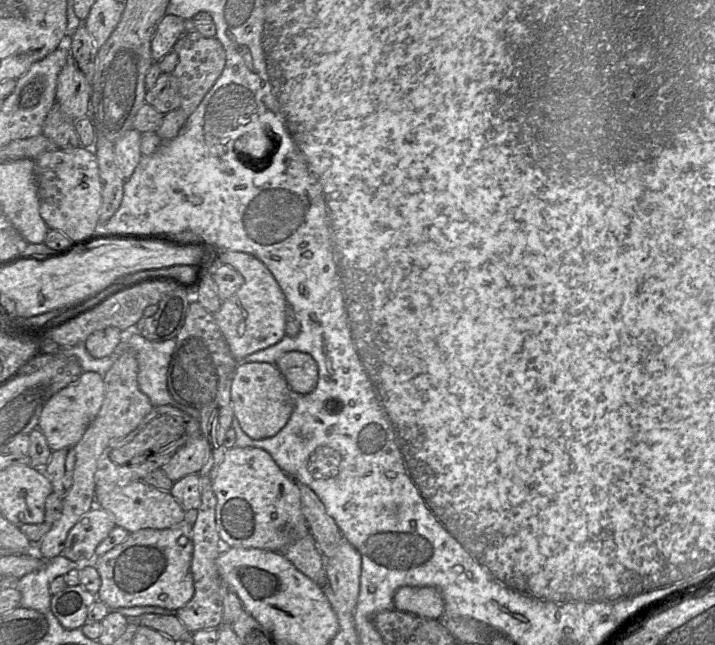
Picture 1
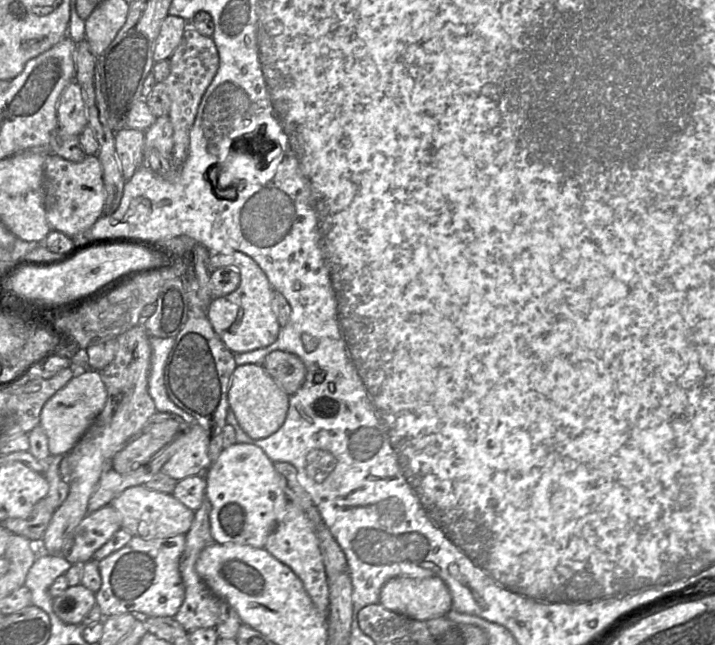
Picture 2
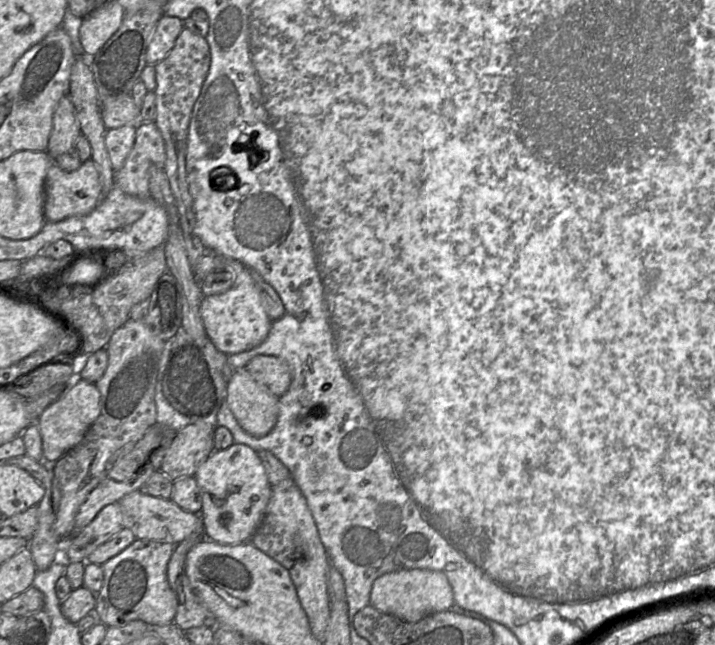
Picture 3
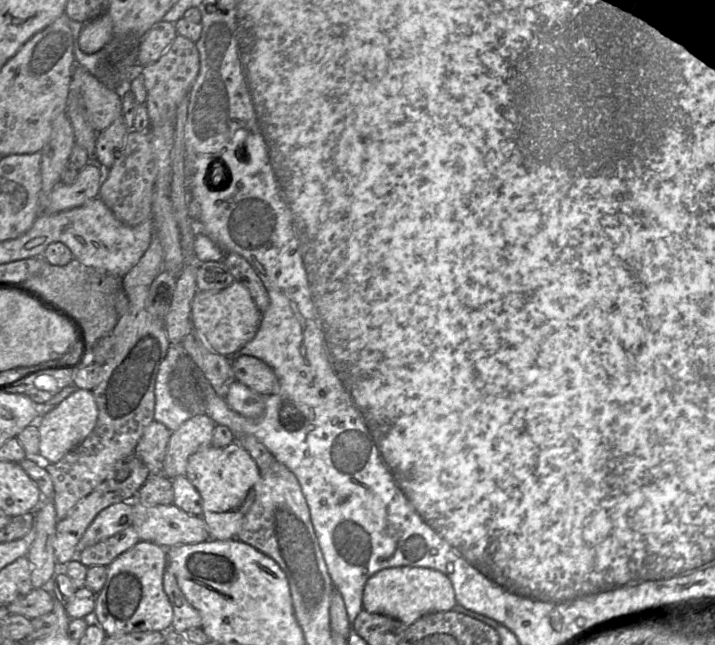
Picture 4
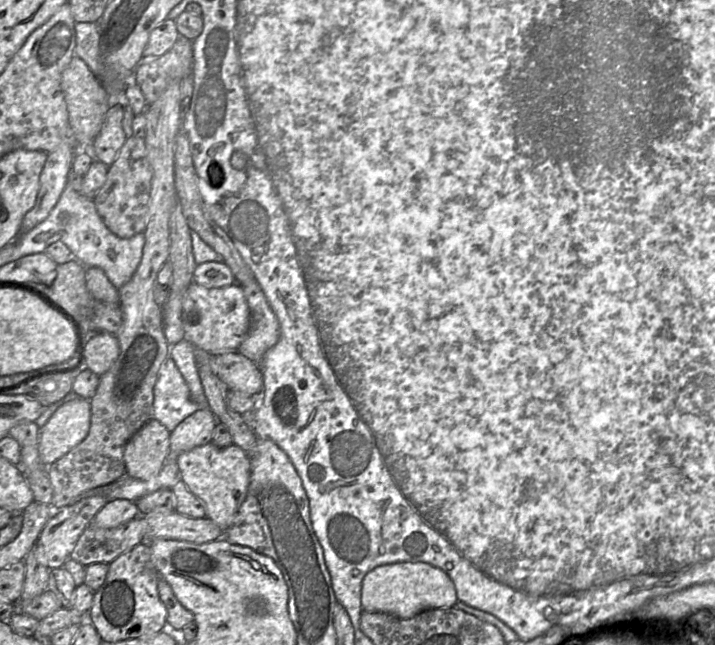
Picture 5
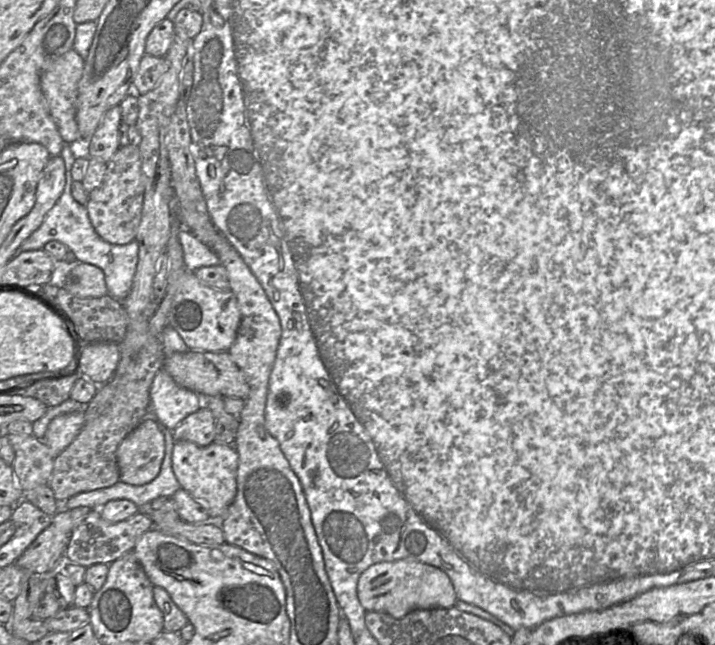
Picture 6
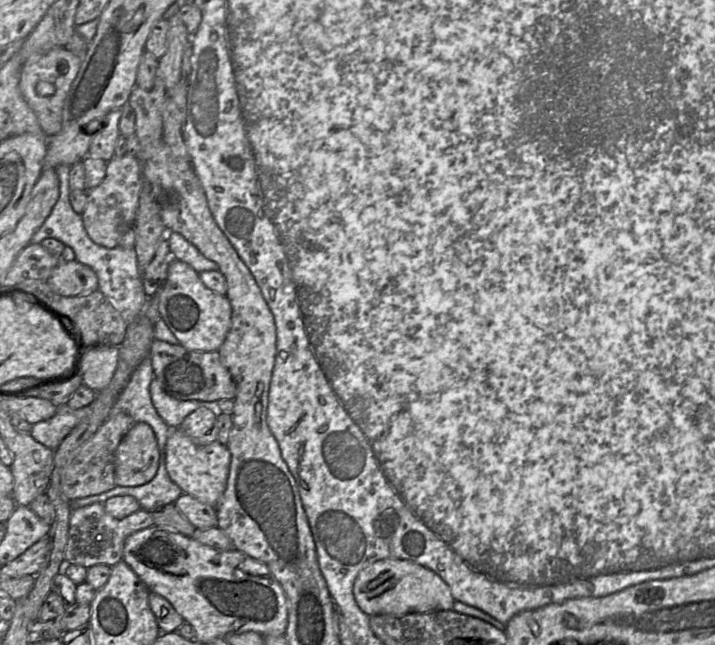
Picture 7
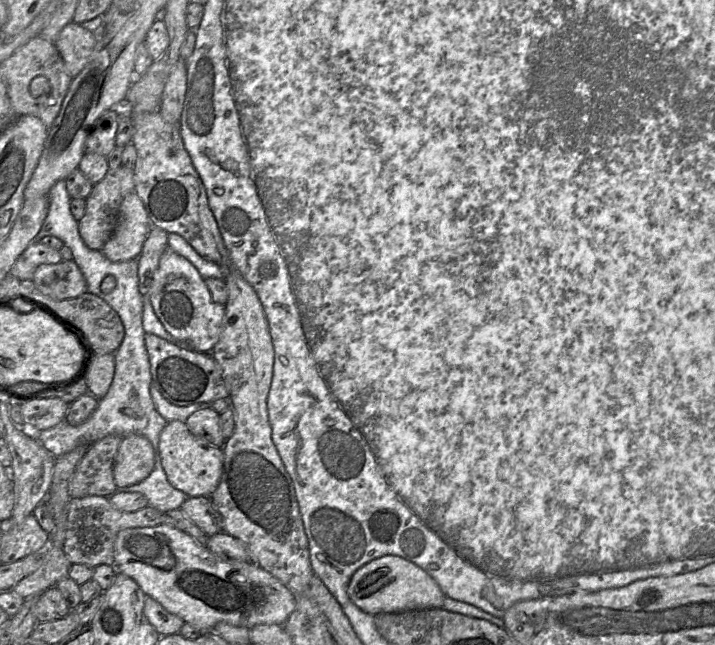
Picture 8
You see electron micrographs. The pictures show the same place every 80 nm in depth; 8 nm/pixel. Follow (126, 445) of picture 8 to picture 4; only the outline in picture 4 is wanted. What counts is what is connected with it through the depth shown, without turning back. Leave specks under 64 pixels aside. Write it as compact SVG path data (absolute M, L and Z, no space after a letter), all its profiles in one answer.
M153 420L135 447L134 455L147 466L151 474L162 473L170 435L171 431L165 425Z

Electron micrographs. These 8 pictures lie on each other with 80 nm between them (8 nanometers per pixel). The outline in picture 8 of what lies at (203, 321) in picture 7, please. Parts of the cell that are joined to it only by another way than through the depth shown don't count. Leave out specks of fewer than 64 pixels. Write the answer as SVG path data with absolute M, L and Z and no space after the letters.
M167 248L148 293L157 317L175 339L185 342L193 351L212 352L219 340L226 307L213 301L204 278L189 260Z

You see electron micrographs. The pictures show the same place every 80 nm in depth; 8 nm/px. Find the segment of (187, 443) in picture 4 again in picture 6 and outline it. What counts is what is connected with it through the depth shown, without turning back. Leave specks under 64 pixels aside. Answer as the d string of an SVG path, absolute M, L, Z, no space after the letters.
M207 407L189 414L173 430L175 441L188 441L199 446L215 442L216 419Z

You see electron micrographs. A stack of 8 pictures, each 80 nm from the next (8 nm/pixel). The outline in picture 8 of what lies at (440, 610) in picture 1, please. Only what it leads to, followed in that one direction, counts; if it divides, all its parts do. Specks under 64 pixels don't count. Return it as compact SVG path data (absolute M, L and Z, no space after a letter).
M383 556L360 567L349 581L347 594L358 608L371 615L441 608L445 598L430 575L398 556Z

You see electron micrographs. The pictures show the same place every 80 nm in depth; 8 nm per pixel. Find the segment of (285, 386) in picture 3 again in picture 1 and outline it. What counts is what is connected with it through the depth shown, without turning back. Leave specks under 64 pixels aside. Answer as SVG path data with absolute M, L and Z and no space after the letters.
M291 351L278 358L275 366L280 371L294 396L311 393L319 379L318 366L307 353Z

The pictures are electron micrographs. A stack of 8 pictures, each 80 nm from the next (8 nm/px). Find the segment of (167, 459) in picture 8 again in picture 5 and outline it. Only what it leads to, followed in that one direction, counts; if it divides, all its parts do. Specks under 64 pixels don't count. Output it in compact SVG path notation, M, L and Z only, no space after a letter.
M208 443L176 457L181 480L205 506L206 518L217 524L223 533L232 524L244 502L250 481L250 458L235 444L225 447Z

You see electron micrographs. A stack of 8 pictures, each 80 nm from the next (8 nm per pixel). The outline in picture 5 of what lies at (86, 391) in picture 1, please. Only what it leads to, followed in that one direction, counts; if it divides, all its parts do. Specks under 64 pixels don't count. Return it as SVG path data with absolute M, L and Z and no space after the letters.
M78 398L60 406L46 424L39 428L38 451L41 463L51 465L82 442L89 432L90 420L91 405L87 399Z

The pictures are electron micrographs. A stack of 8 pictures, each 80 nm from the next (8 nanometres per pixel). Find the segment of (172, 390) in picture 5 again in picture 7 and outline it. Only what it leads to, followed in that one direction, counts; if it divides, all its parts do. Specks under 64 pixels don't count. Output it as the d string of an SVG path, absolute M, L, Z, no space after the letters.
M155 377L150 384L150 395L157 413L171 429L179 428L185 417L200 407L217 410L215 402L181 401L169 396Z

